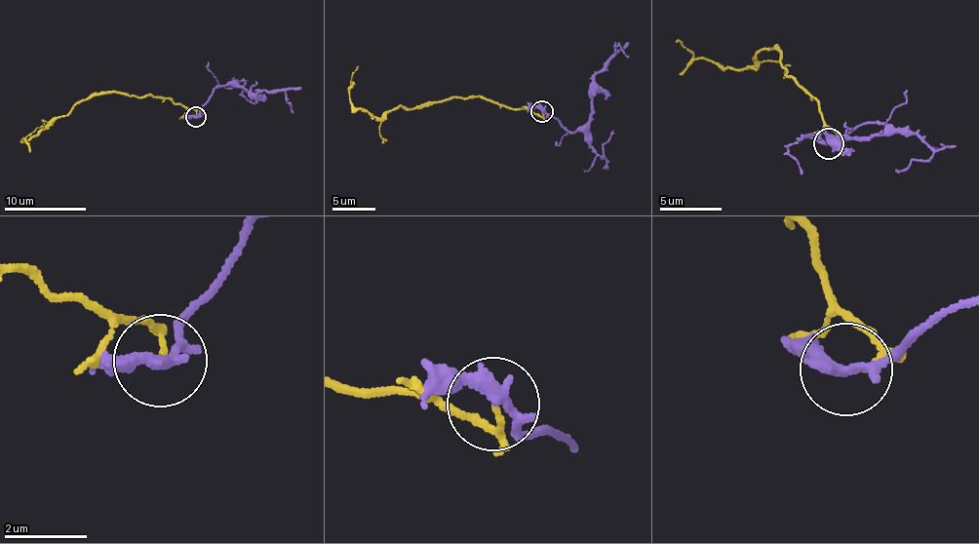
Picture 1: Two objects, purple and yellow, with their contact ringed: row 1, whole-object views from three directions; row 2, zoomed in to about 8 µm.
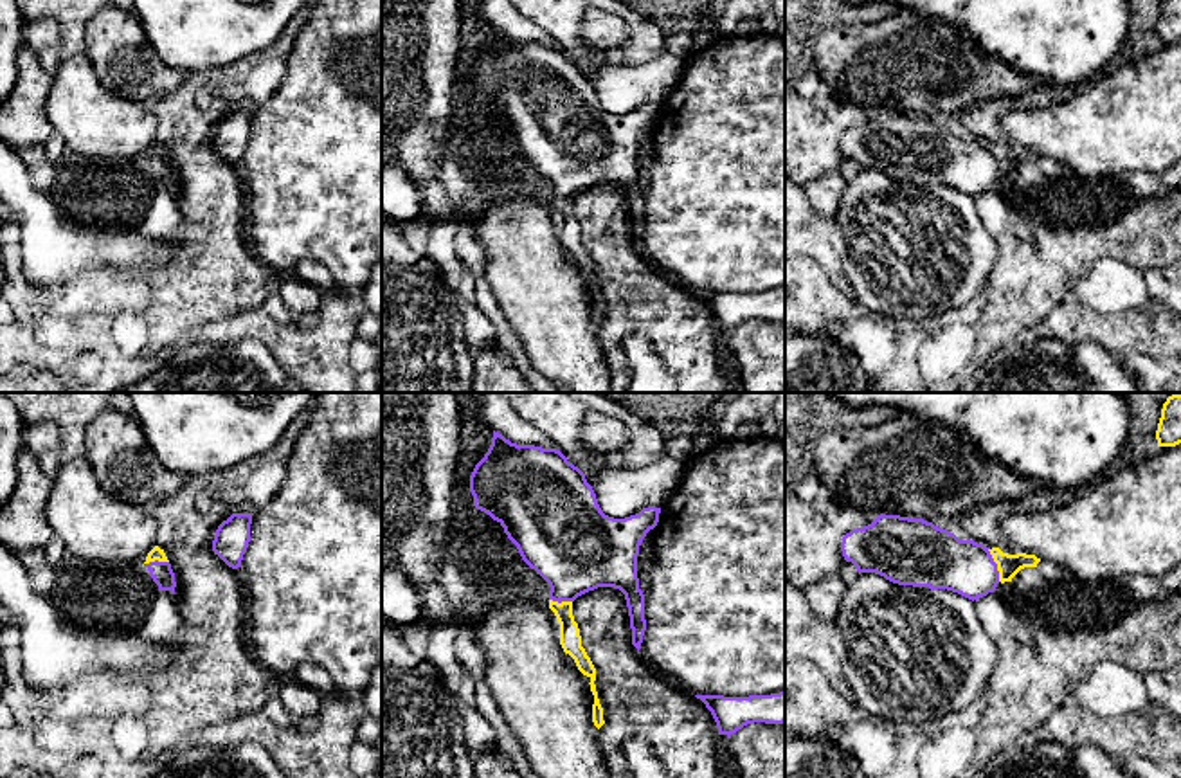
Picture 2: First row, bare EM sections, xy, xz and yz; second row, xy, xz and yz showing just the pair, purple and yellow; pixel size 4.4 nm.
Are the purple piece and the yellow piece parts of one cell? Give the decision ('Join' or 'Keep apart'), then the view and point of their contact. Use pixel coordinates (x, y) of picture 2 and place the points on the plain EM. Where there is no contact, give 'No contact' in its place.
Keep apart. Touches purple at yz (996, 162)

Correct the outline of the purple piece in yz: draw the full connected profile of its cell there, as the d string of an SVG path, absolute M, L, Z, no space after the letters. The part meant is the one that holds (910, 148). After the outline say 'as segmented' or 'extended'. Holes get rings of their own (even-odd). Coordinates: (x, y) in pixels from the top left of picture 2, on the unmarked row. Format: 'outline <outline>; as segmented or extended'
outline M877 112L871 121L846 130L841 148L859 171L877 169L898 182L947 185L972 198L999 180L988 144L960 137L924 115Z; as segmented

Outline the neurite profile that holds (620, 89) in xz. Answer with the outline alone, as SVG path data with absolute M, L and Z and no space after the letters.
M668 52L639 67L609 63L596 70L585 70L601 108L614 115L639 110L643 104L663 104L679 86L684 76L684 59Z

